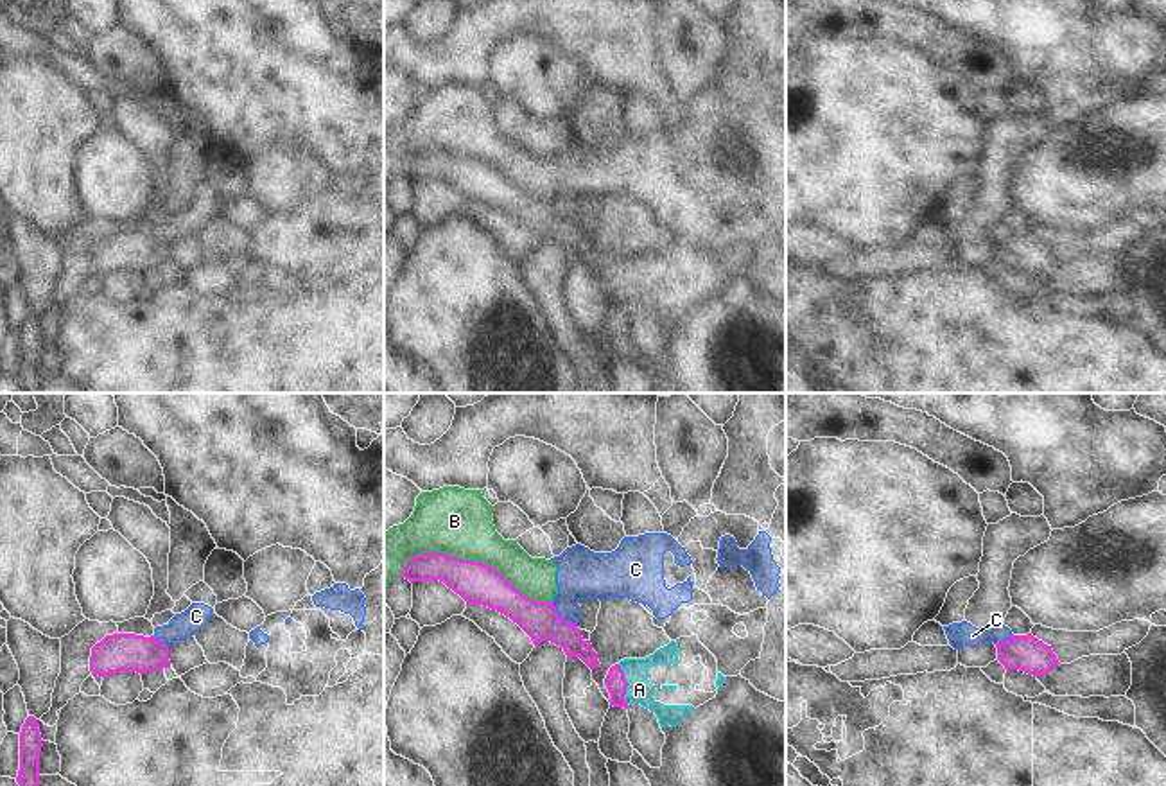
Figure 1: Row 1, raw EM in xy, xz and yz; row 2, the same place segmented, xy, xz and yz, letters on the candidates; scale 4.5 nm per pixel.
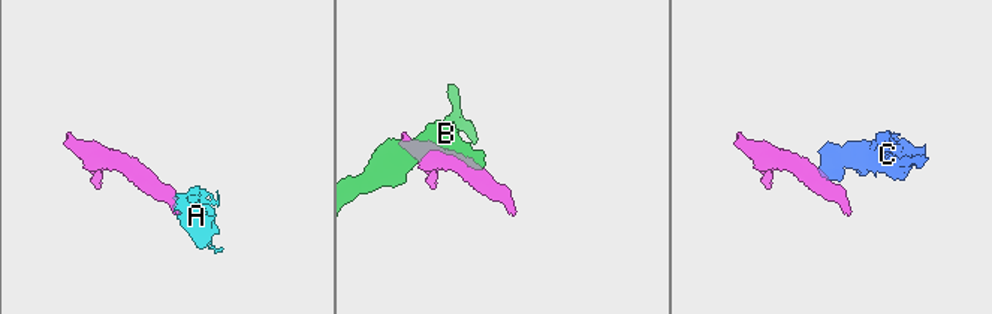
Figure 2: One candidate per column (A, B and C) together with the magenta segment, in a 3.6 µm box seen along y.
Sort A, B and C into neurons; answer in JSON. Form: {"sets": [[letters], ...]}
{"sets": [["A"], ["B", "C"]]}

